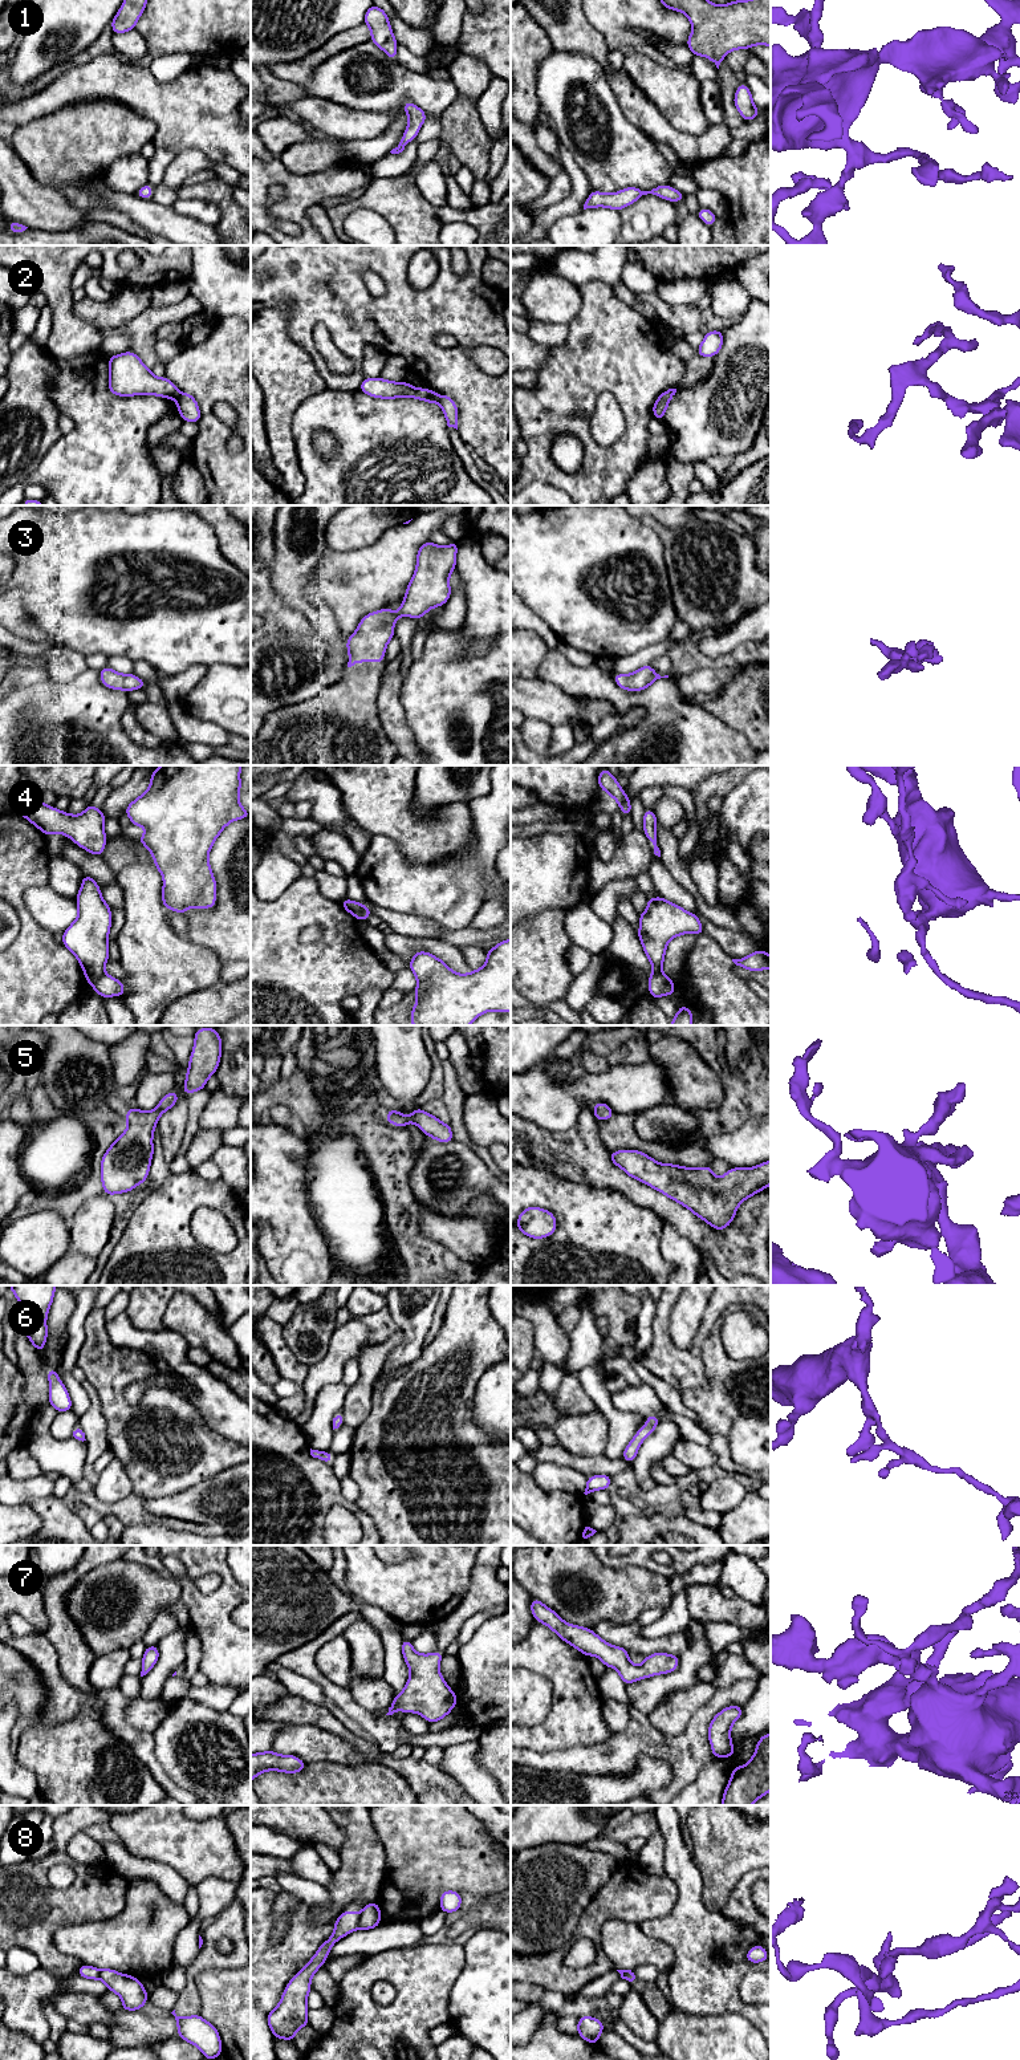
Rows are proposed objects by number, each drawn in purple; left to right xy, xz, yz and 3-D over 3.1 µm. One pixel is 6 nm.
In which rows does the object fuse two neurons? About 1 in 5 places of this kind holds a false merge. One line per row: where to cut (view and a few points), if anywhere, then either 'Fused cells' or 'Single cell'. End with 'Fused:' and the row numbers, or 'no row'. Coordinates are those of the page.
1: No split. Single cell
2: Split along xz (438, 395), (441, 402). Fused cells
3: No split. Single cell
4: No split. Single cell
5: No split. Single cell
6: No split. Single cell
7: No split. Single cell
8: Split along xz (361, 1914), (357, 1928). Fused cells
Fused: 2, 8

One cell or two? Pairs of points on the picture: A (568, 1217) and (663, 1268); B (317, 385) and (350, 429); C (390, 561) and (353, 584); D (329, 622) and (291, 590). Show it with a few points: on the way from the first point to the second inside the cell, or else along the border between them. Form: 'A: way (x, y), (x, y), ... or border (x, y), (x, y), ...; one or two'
A: way (592, 1227), (616, 1251), (639, 1259); one
B: border (325, 387), (307, 398), (296, 409); two
C: way (381, 571), (362, 581); one
D: way (318, 616), (308, 610), (299, 601); one

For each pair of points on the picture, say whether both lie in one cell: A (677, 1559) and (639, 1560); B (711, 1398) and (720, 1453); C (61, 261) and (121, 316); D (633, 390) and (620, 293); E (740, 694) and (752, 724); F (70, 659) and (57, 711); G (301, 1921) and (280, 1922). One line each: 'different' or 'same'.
A: same
B: same
C: different
D: different
E: same
F: different
G: different

